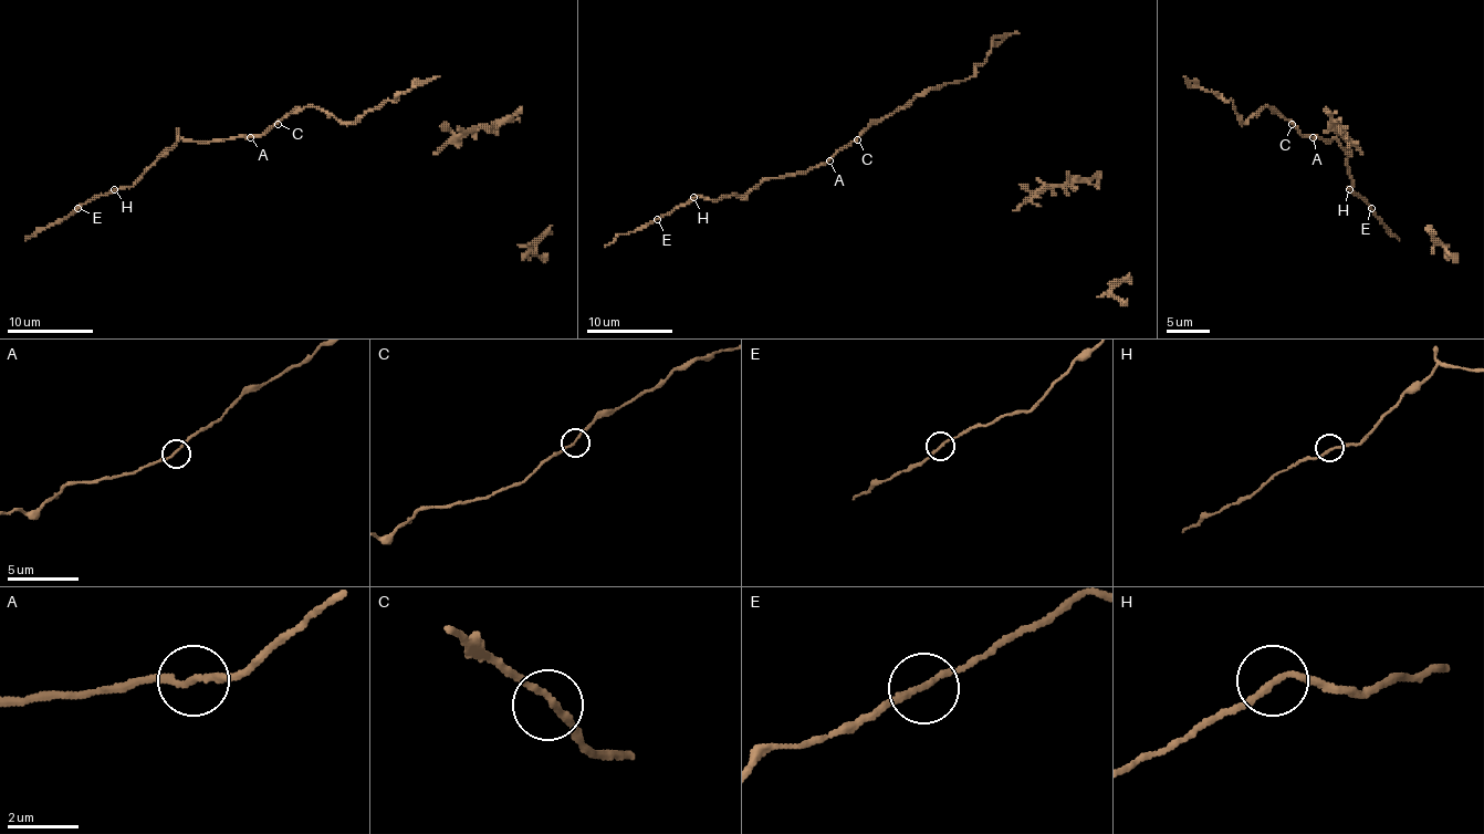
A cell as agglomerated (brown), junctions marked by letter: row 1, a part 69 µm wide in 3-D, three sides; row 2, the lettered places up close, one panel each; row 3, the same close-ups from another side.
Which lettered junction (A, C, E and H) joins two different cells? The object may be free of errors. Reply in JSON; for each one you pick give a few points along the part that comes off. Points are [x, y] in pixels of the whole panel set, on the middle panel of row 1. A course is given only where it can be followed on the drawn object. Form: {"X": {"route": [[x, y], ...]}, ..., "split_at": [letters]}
{"E": {"route": [[657, 219], [633, 232], [620, 235], [605, 247]]}, "split_at": ["E"]}

